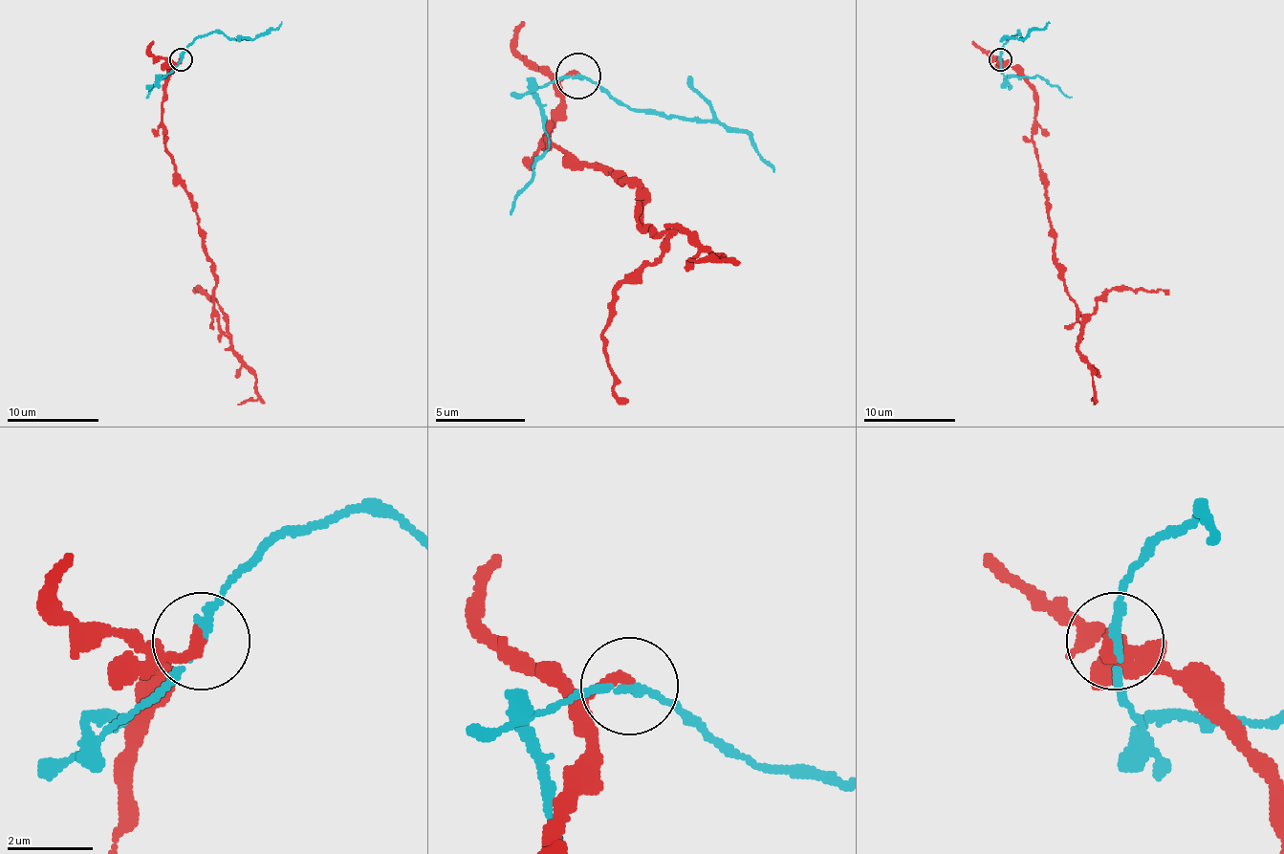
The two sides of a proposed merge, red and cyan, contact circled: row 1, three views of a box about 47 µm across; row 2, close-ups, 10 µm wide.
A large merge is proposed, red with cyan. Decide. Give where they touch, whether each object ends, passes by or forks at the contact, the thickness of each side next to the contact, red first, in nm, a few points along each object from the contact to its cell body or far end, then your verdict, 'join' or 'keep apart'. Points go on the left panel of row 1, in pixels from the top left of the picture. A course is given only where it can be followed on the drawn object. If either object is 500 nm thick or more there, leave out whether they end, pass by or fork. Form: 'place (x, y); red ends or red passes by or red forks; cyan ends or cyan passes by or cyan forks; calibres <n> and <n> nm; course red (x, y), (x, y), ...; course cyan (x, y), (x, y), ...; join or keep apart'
place (181, 59); red ends; cyan passes by; calibres 280 and 160 nm; course red (180, 60), (162, 104), (164, 145), (196, 213), (224, 331), (222, 308), (194, 289), (206, 292); course cyan (180, 60), (187, 49), (207, 32), (224, 32), (235, 39), (254, 39), (266, 34), (282, 21); keep apart

